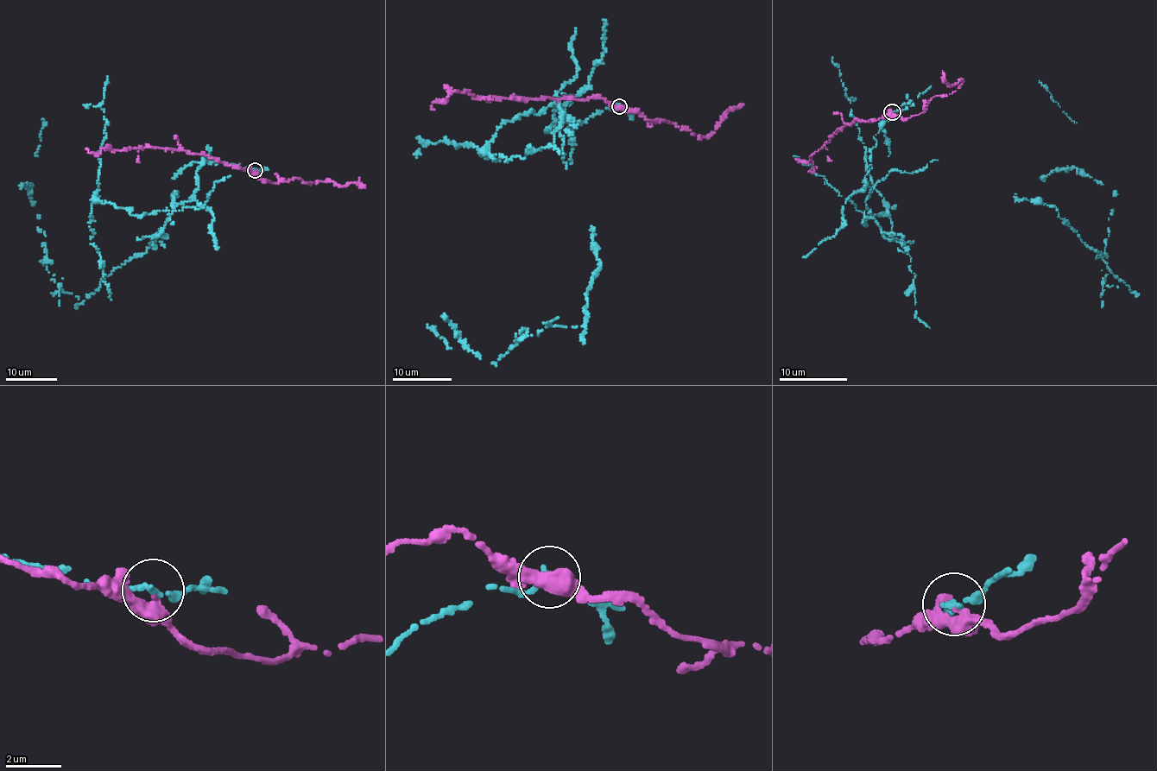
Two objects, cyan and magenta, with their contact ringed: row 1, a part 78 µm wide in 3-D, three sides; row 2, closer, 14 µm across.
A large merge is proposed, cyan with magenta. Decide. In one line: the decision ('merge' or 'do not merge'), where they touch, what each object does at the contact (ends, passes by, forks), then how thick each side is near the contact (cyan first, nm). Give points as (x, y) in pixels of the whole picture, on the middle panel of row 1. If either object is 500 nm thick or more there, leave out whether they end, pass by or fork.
do not merge; at (619, 106); cyan passes by; magenta forks there; 200 nm thick on the cyan side, 240 nm on the other

